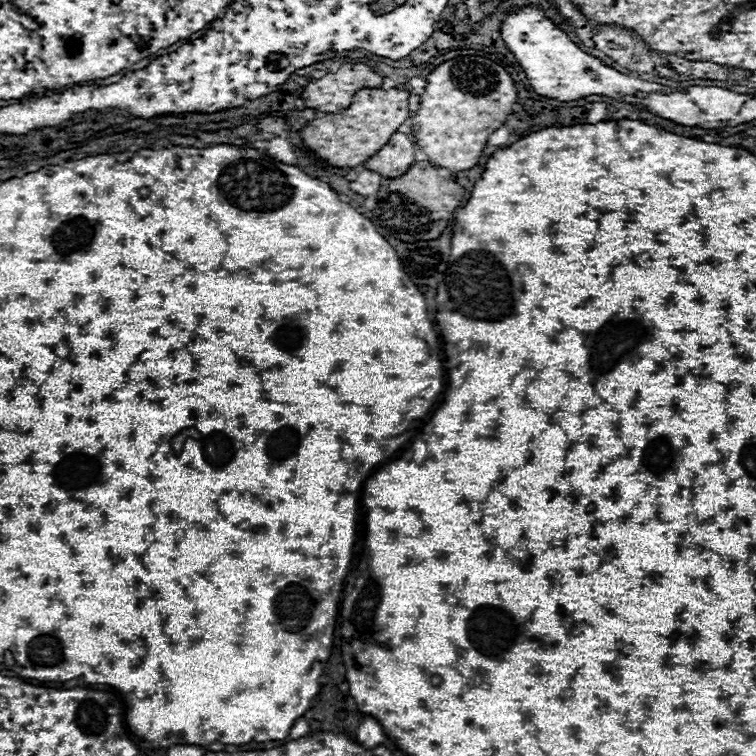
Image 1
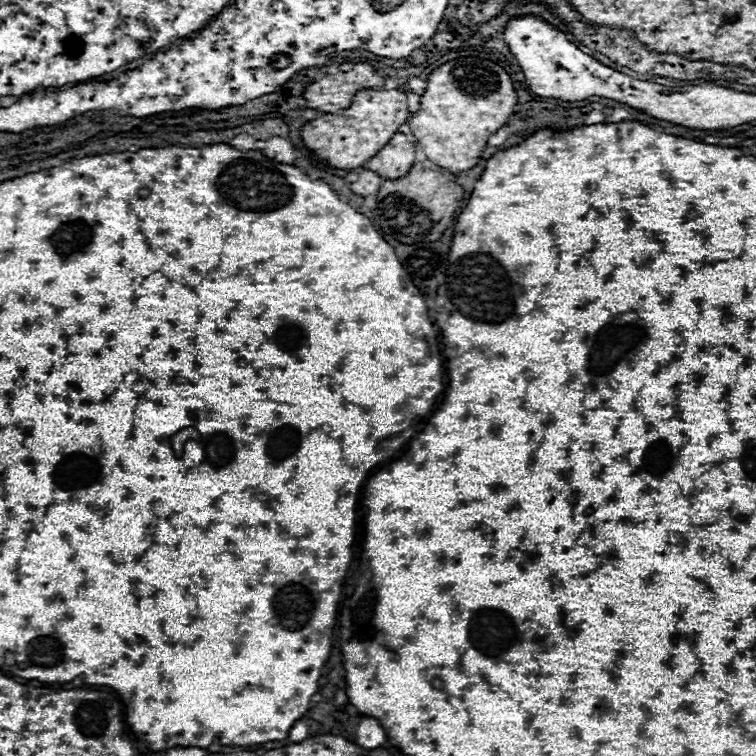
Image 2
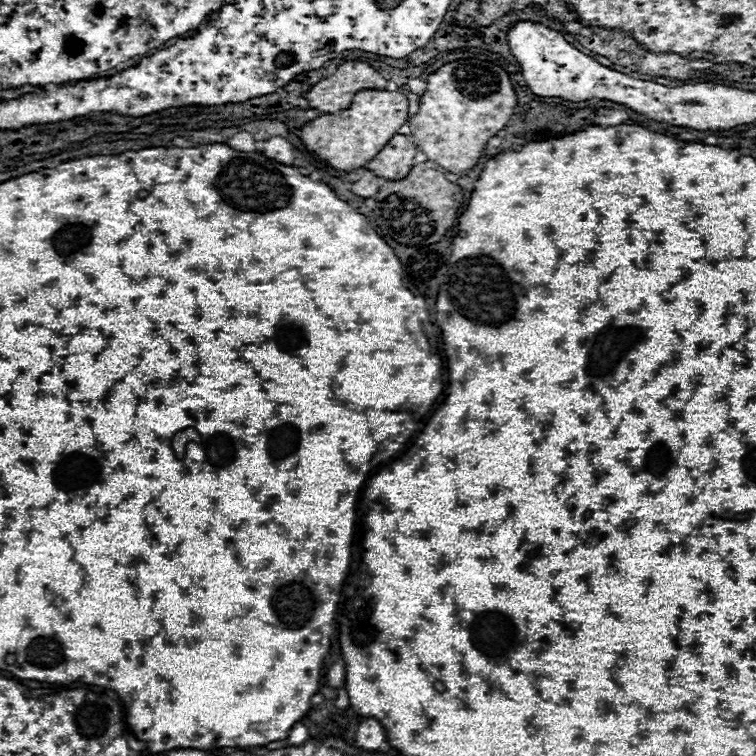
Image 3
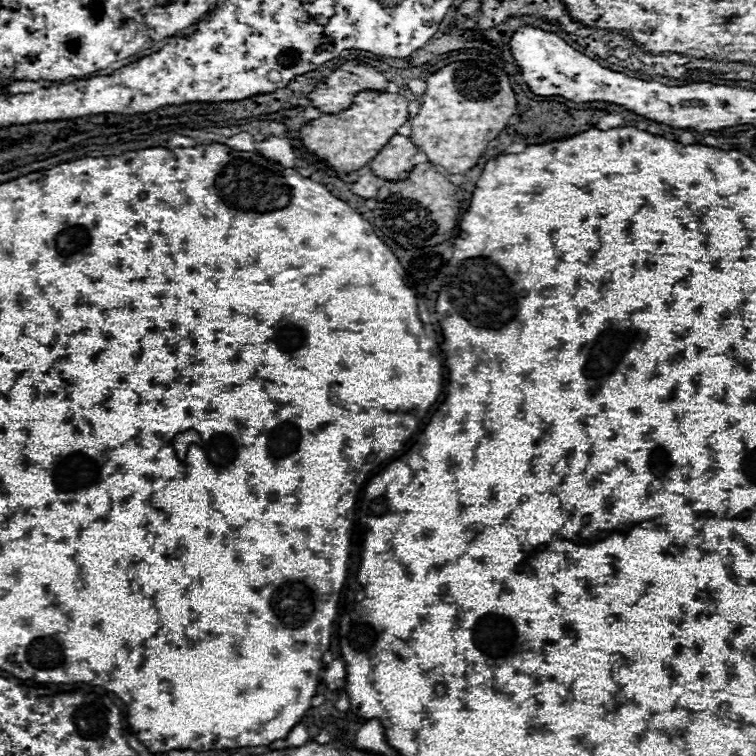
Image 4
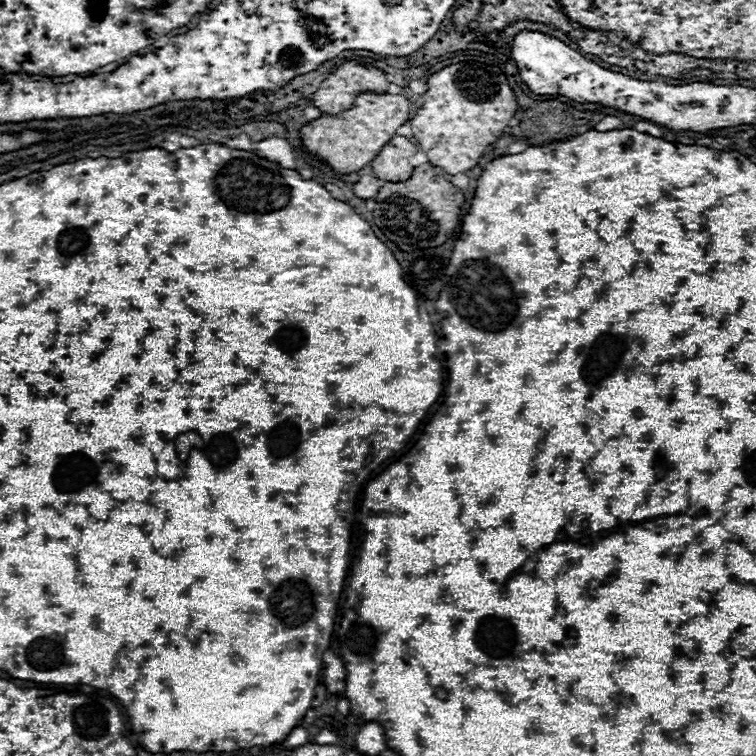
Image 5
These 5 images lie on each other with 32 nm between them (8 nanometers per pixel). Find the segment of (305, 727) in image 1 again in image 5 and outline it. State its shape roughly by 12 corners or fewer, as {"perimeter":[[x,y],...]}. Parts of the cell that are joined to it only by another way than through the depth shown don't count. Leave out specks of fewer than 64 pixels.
{"perimeter":[[296,726],[284,748],[300,748],[308,742],[306,728]]}

